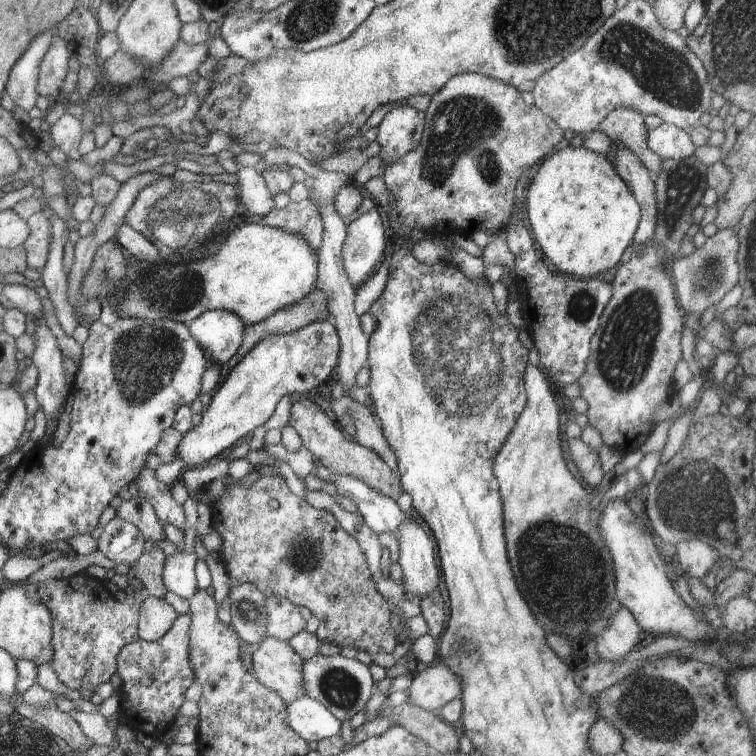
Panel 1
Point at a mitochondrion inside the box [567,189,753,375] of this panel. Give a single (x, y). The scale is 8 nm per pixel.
(710, 272)

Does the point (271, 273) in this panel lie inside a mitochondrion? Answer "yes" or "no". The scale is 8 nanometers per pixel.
no

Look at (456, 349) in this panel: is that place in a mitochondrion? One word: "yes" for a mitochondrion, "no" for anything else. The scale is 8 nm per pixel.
yes

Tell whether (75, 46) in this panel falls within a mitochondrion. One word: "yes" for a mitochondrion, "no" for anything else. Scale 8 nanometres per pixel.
no

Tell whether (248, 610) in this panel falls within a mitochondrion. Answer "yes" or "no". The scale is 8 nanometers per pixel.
yes

